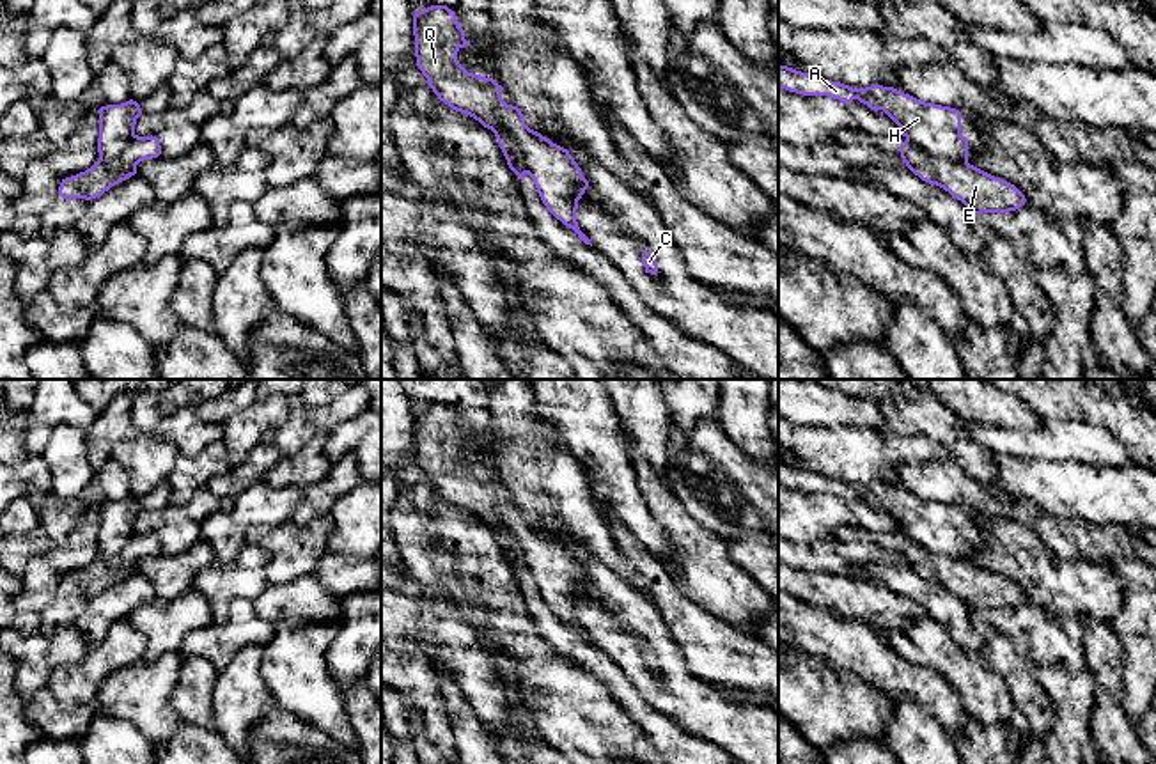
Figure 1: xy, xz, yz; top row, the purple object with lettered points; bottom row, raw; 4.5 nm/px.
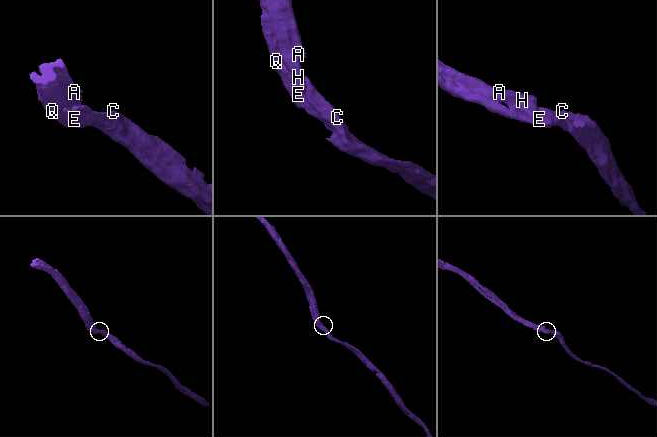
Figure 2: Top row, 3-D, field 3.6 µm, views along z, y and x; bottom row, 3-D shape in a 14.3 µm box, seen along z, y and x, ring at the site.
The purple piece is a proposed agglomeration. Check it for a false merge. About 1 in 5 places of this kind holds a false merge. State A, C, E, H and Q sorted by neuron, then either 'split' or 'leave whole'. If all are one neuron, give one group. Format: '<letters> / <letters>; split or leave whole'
A H / C E Q; split

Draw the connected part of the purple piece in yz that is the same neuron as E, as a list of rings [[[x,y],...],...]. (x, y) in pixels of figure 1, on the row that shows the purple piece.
[[[908,140],[901,144],[901,158],[915,175],[949,191],[975,216],[1016,211],[1027,202],[1014,184],[968,161],[934,158]]]

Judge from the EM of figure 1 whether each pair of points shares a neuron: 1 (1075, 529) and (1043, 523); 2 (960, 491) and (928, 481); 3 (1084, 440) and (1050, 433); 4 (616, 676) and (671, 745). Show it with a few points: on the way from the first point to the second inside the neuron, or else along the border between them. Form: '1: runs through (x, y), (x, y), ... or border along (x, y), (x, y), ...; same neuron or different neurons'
1: runs through (1068, 529), (1050, 529); same neuron
2: runs through (952, 486), (935, 481); same neuron
3: runs through (1075, 440), (1059, 440); same neuron
4: runs through (624, 693), (656, 727); same neuron

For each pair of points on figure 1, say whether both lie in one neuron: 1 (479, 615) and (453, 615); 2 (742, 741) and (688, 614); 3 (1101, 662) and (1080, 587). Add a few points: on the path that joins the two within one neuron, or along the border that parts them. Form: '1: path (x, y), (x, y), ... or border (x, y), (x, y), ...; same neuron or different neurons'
1: border (460, 608), (460, 615), (486, 649); different neurons
2: border (687, 663), (695, 674), (729, 695), (759, 704); different neurons
3: border (1077, 615), (1093, 615), (1109, 623); different neurons

